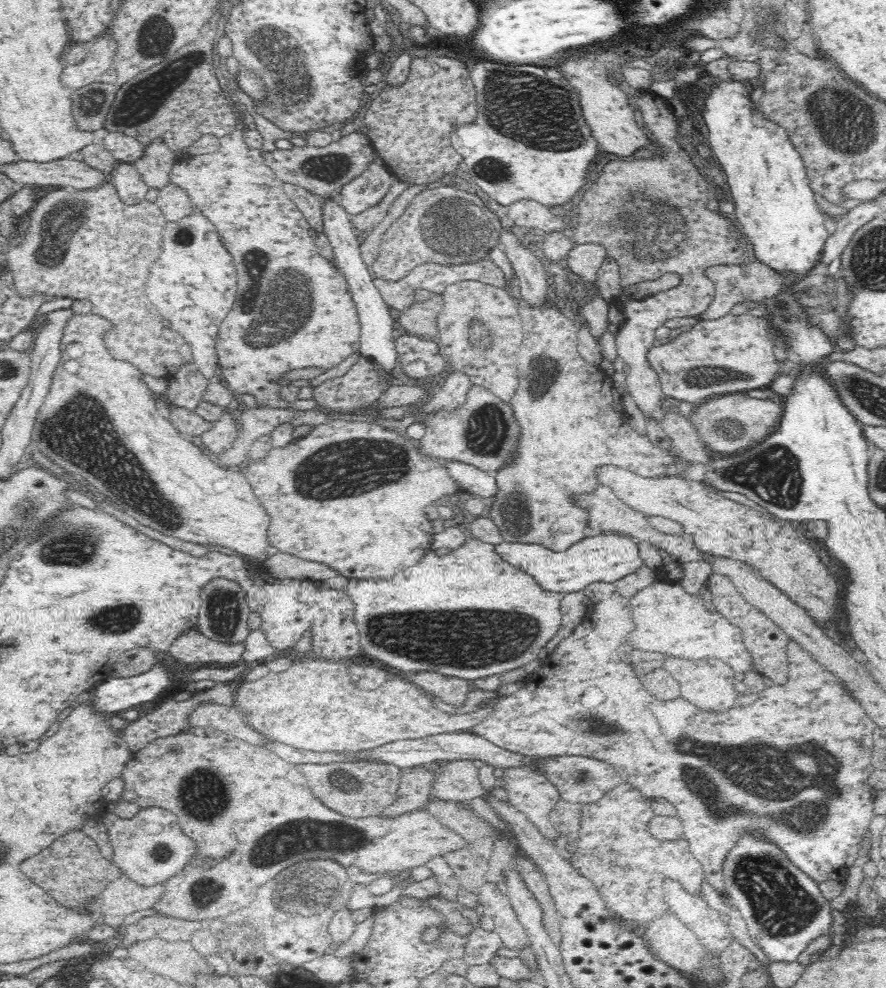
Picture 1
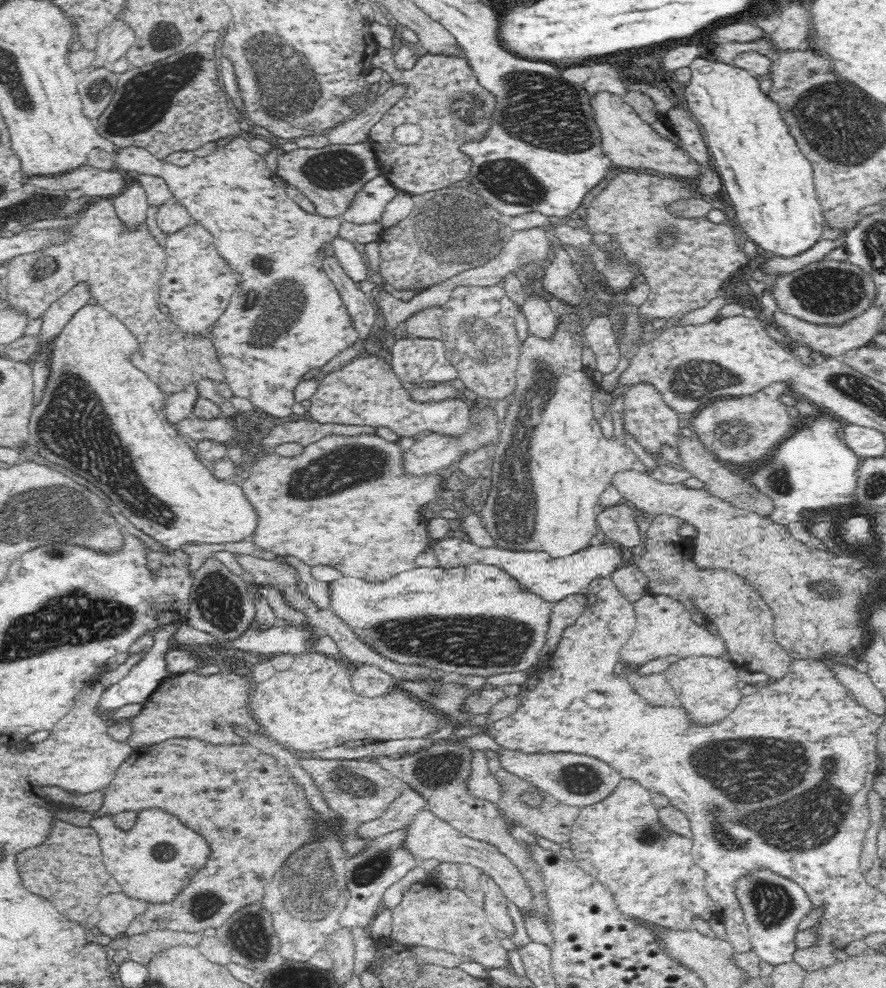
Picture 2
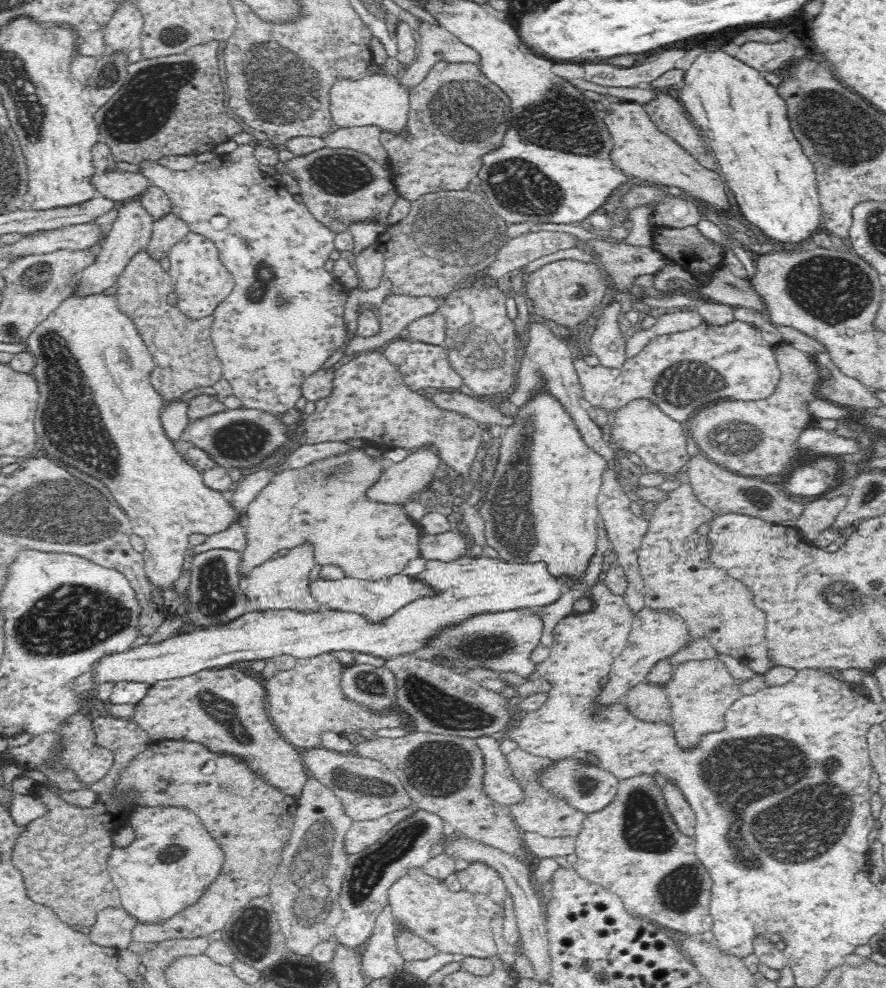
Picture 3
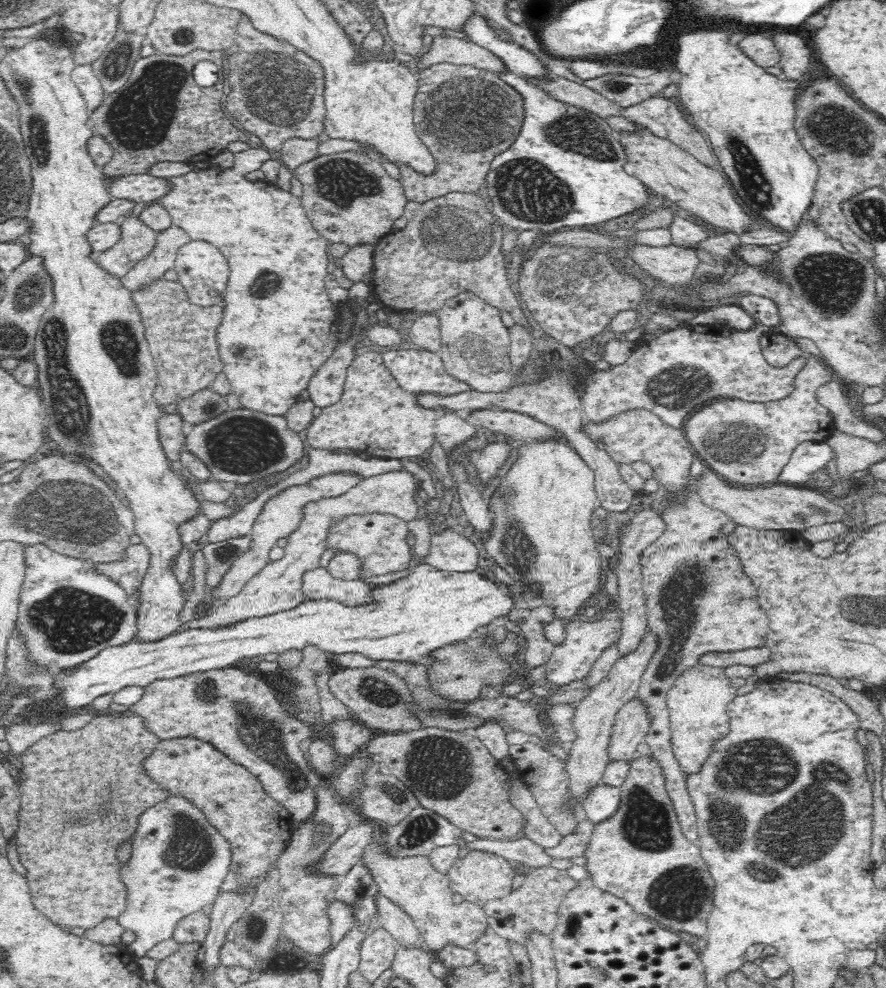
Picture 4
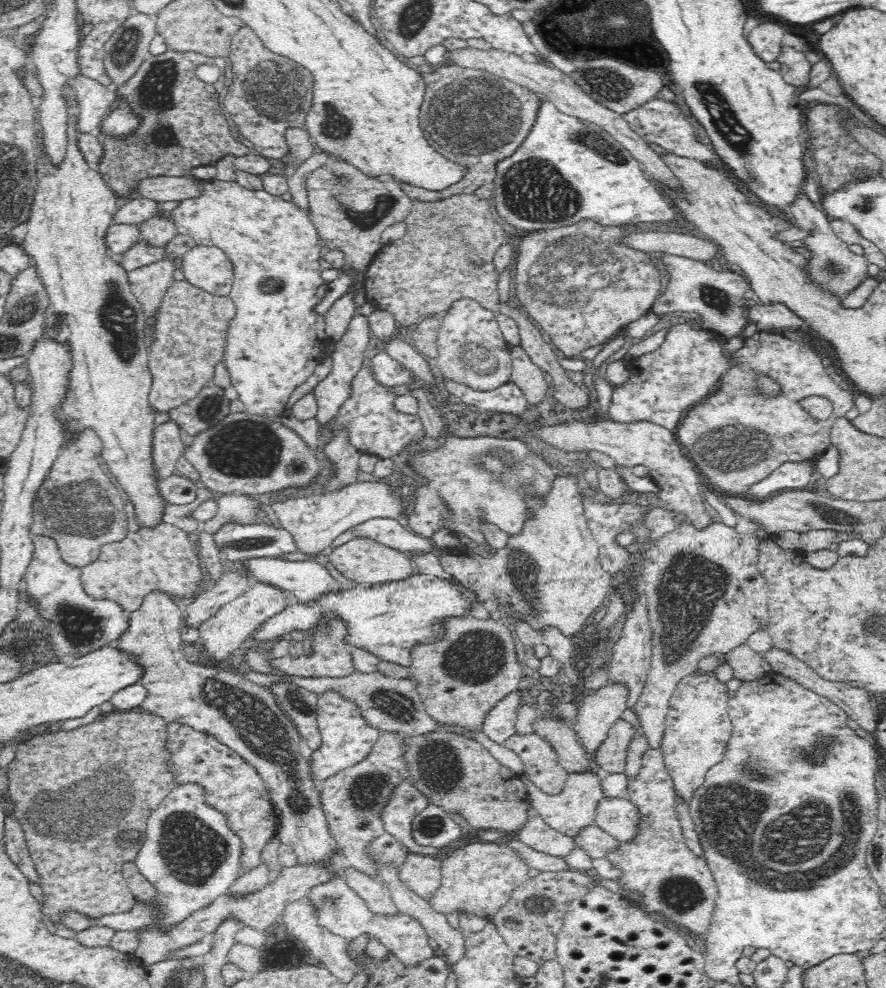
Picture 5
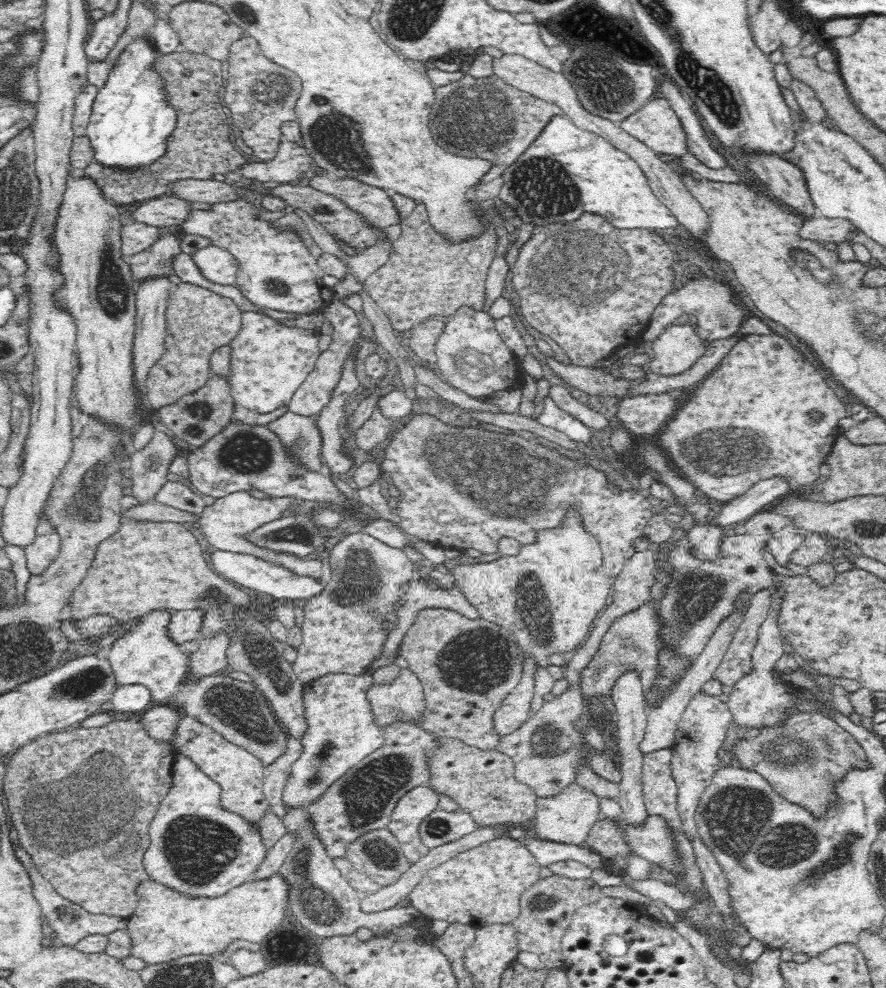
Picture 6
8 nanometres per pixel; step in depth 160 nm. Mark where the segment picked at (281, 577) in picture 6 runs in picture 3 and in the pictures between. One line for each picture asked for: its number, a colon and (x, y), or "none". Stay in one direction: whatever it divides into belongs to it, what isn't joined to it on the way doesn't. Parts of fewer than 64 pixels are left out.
3: (375, 600)
4: (317, 584)
5: (308, 580)

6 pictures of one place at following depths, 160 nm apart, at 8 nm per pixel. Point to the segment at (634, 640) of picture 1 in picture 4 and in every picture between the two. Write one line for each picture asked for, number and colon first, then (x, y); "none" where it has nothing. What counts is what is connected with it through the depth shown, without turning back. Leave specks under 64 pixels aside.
2: (664, 626)
3: (656, 634)
4: (595, 717)

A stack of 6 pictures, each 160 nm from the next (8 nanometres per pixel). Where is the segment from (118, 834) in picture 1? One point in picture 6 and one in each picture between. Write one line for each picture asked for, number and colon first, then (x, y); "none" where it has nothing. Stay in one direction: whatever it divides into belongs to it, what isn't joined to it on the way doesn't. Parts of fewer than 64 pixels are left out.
2: (153, 860)
3: (172, 859)
4: (178, 861)
5: (189, 854)
6: (197, 848)

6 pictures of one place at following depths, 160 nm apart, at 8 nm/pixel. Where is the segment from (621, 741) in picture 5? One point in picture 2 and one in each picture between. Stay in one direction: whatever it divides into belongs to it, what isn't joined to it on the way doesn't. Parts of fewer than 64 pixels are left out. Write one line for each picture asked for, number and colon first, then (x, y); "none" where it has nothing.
2: (655, 688)
3: (649, 701)
4: (633, 721)

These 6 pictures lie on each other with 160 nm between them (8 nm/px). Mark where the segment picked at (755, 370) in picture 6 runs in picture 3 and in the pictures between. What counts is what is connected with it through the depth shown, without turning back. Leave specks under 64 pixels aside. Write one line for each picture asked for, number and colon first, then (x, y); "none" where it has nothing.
3: (754, 438)
4: (746, 443)
5: (737, 438)

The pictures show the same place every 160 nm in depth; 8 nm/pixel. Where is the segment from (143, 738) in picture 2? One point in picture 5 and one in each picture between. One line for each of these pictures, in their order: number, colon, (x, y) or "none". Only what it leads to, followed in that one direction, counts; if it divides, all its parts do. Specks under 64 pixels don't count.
3: (223, 709)
4: (243, 717)
5: (245, 717)

